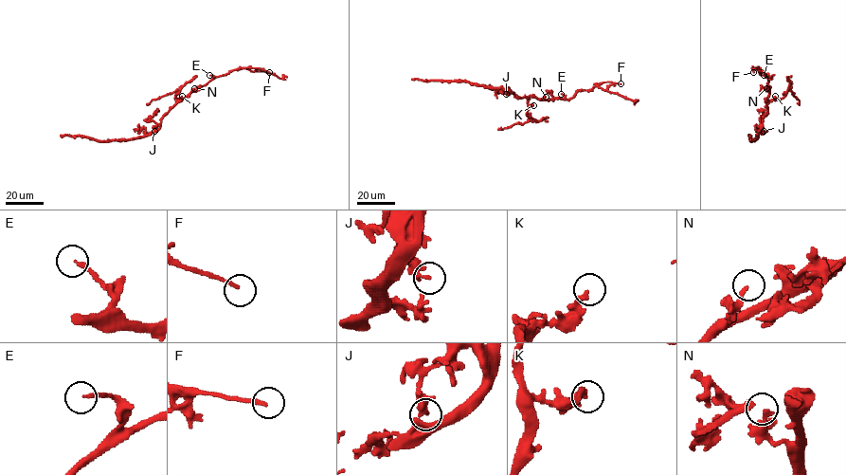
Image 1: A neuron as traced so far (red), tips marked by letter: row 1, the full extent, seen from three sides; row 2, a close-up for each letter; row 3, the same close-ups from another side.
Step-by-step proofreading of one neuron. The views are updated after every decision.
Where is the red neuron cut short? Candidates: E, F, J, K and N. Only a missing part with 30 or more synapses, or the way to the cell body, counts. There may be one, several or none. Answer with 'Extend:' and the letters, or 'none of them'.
Extend: E

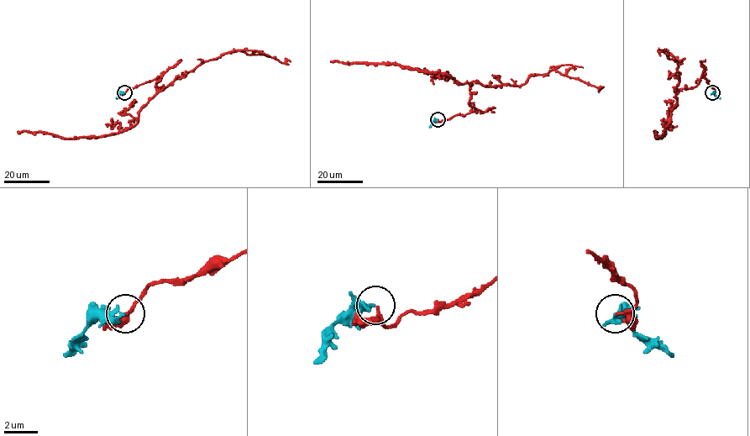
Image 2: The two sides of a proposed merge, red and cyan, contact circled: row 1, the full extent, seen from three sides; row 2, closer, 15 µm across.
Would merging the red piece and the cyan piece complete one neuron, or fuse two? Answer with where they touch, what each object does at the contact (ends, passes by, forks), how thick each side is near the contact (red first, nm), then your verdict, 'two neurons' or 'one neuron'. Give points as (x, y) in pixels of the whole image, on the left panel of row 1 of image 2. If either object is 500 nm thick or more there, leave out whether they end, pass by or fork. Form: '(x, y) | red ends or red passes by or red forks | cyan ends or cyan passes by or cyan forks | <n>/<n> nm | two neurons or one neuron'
(124, 92) | red passes by | cyan ends | 200/280 nm | two neurons

